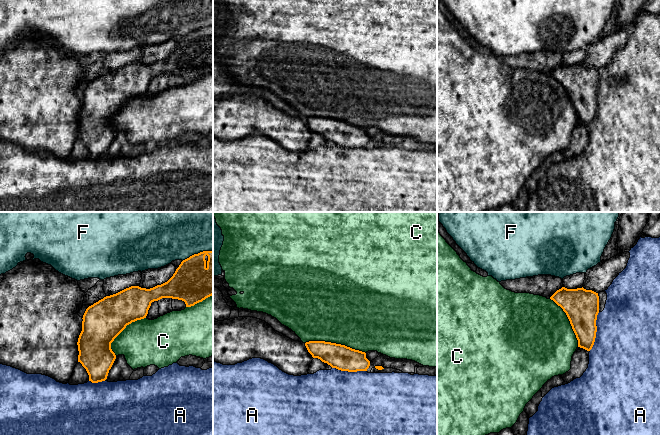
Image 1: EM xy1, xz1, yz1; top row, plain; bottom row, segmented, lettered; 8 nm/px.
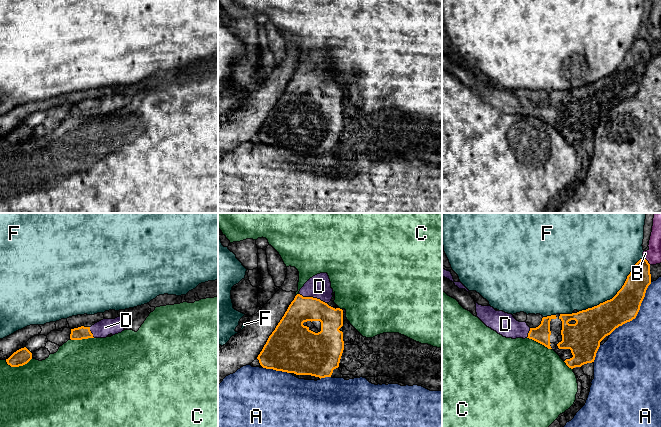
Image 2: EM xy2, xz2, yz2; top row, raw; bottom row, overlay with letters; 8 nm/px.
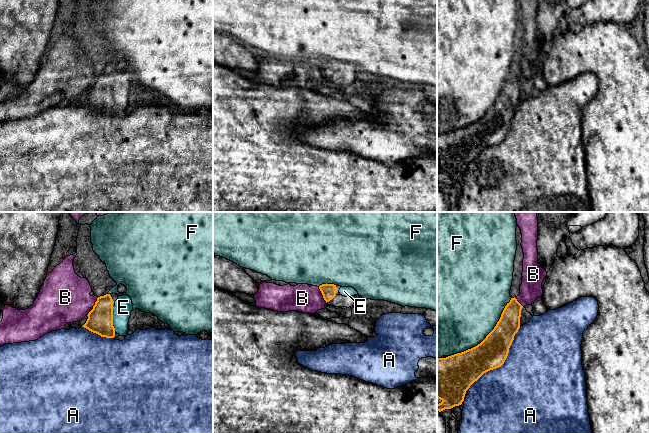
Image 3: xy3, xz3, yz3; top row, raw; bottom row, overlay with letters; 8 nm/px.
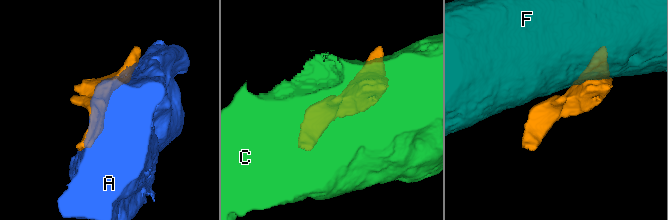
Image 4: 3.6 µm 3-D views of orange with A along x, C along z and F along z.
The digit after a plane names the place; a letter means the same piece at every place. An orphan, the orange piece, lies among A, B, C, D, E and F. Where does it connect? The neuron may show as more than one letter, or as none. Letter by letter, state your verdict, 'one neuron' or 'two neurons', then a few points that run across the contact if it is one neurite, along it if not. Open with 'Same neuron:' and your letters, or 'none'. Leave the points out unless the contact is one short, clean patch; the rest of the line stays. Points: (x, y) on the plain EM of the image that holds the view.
Same neuron: D, E
A: two neurons
B: two neurons; line xz3 (318, 63), (326, 78)
C: two neurons
D: one neuron; line xz2 (302, 85), (312, 73), (317, 68), (319, 62)
E: one neuron
F: two neurons

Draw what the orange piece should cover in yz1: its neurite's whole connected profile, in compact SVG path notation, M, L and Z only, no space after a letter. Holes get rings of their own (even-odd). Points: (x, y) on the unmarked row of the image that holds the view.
M562 63L550 75L566 89L578 116L578 123L590 127L597 108L598 69L583 63L577 65Z

